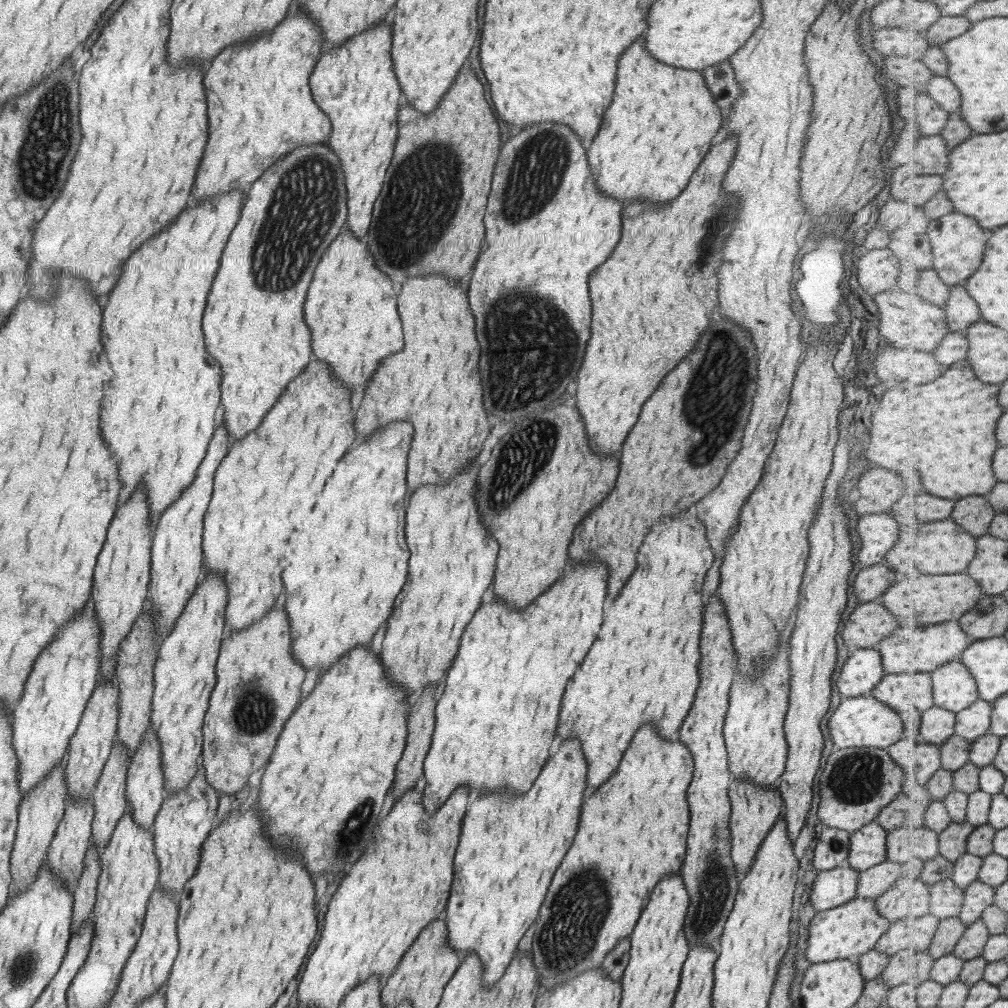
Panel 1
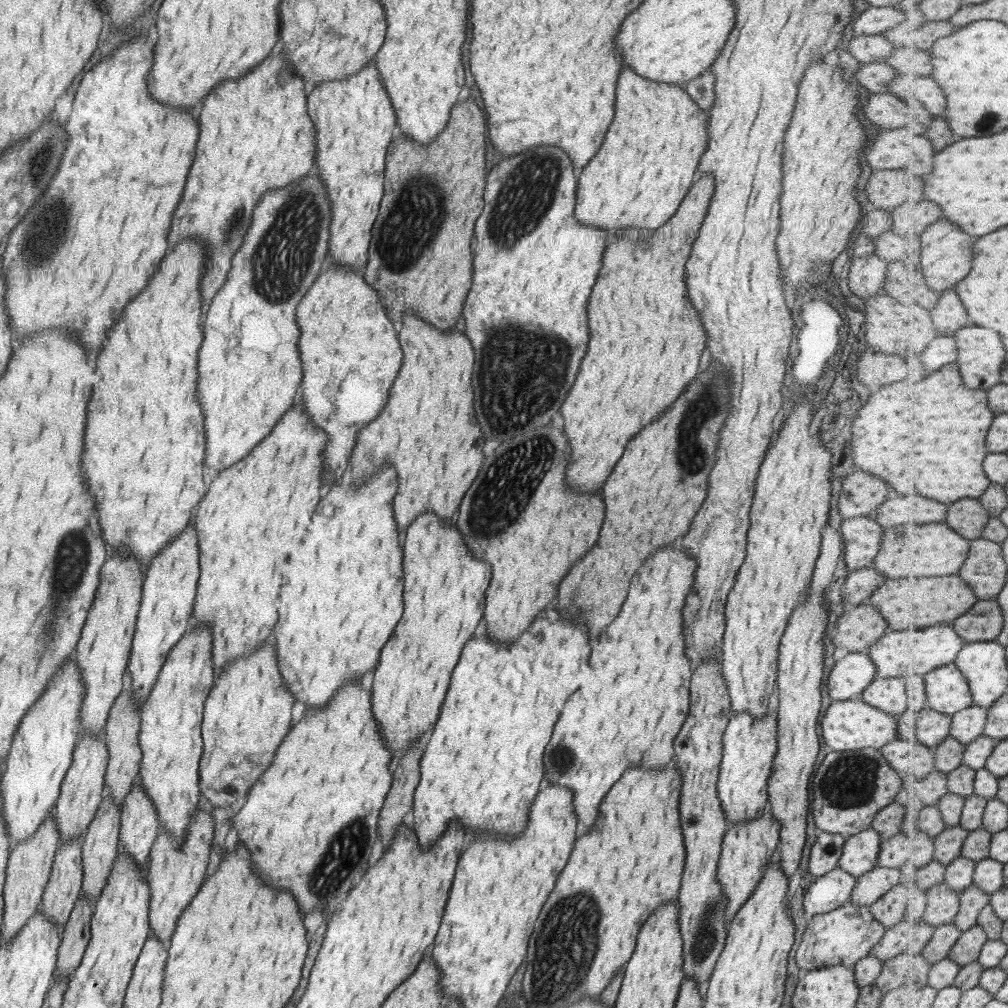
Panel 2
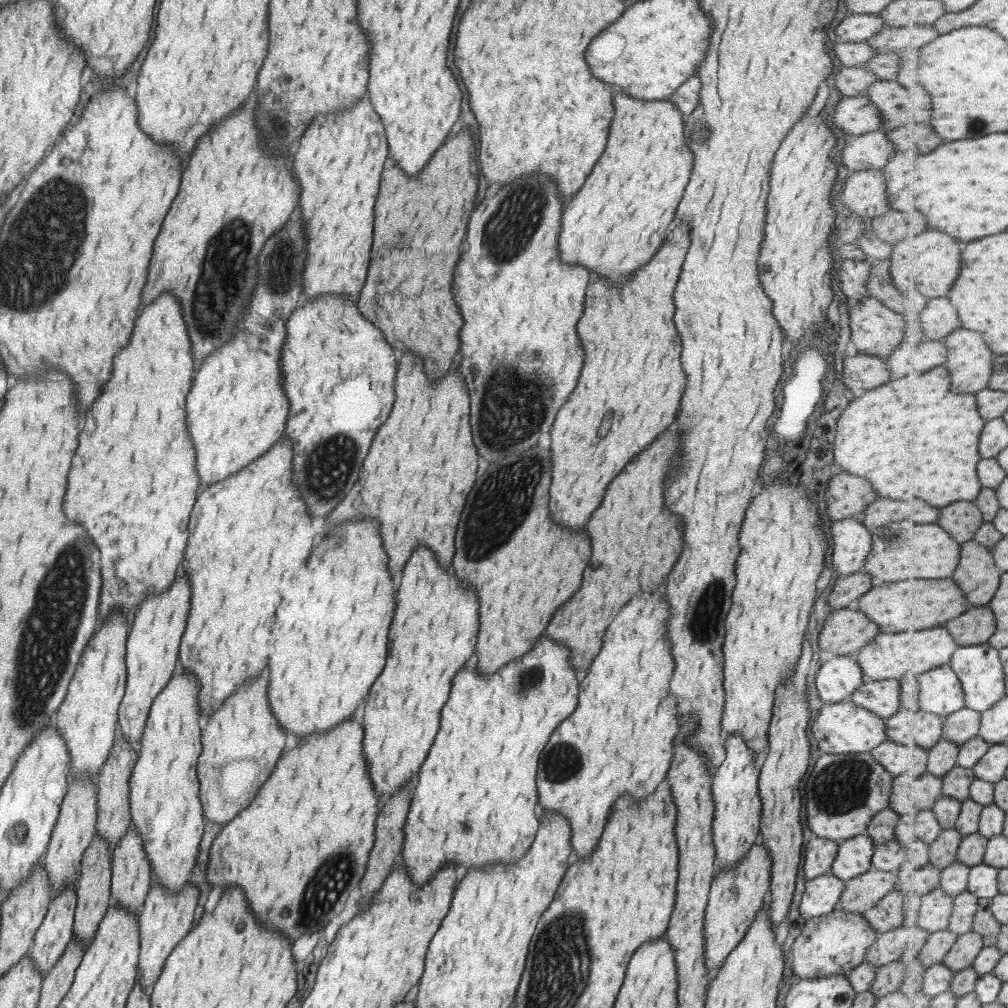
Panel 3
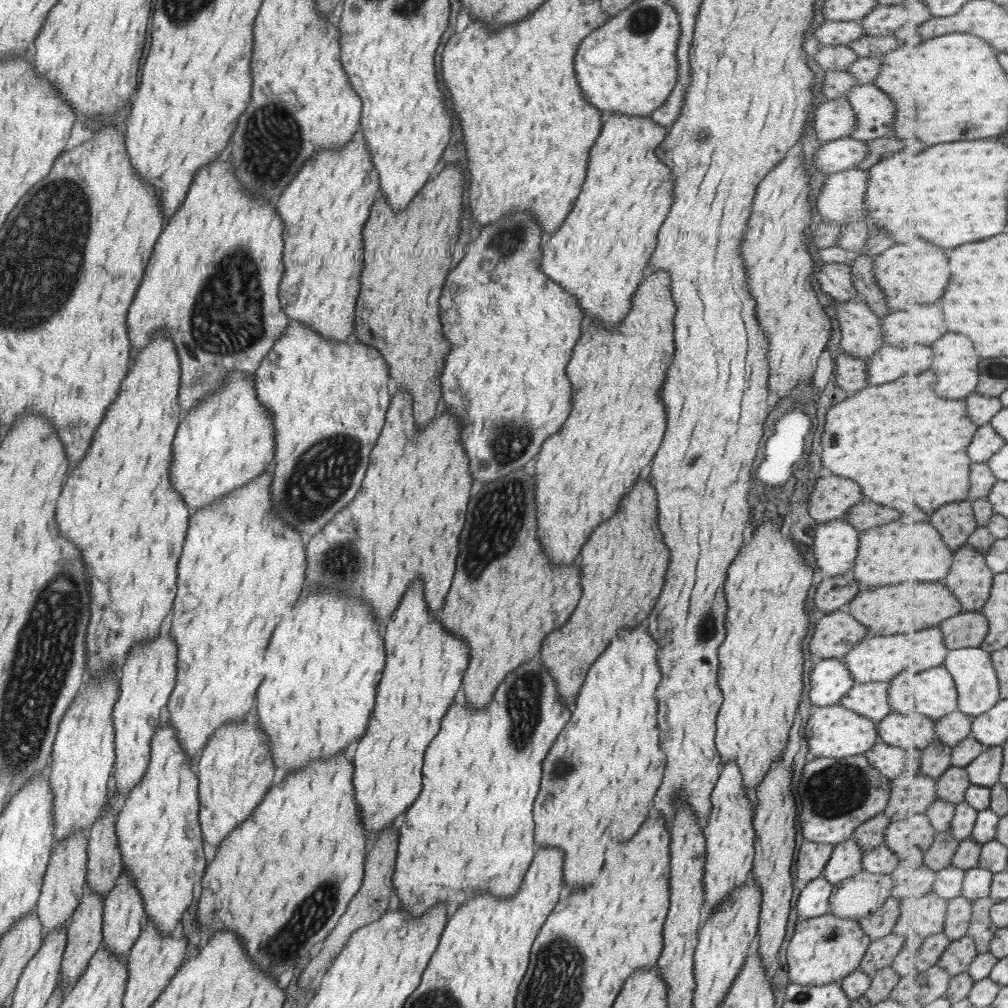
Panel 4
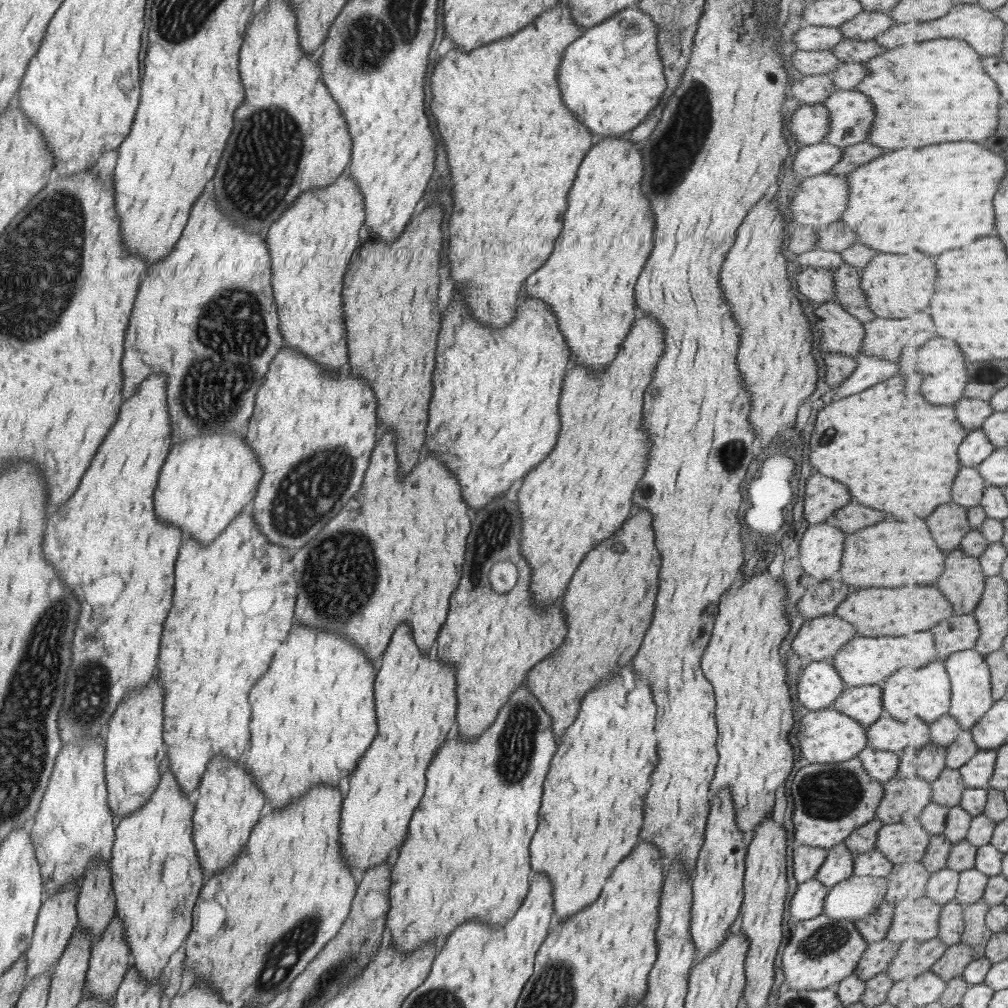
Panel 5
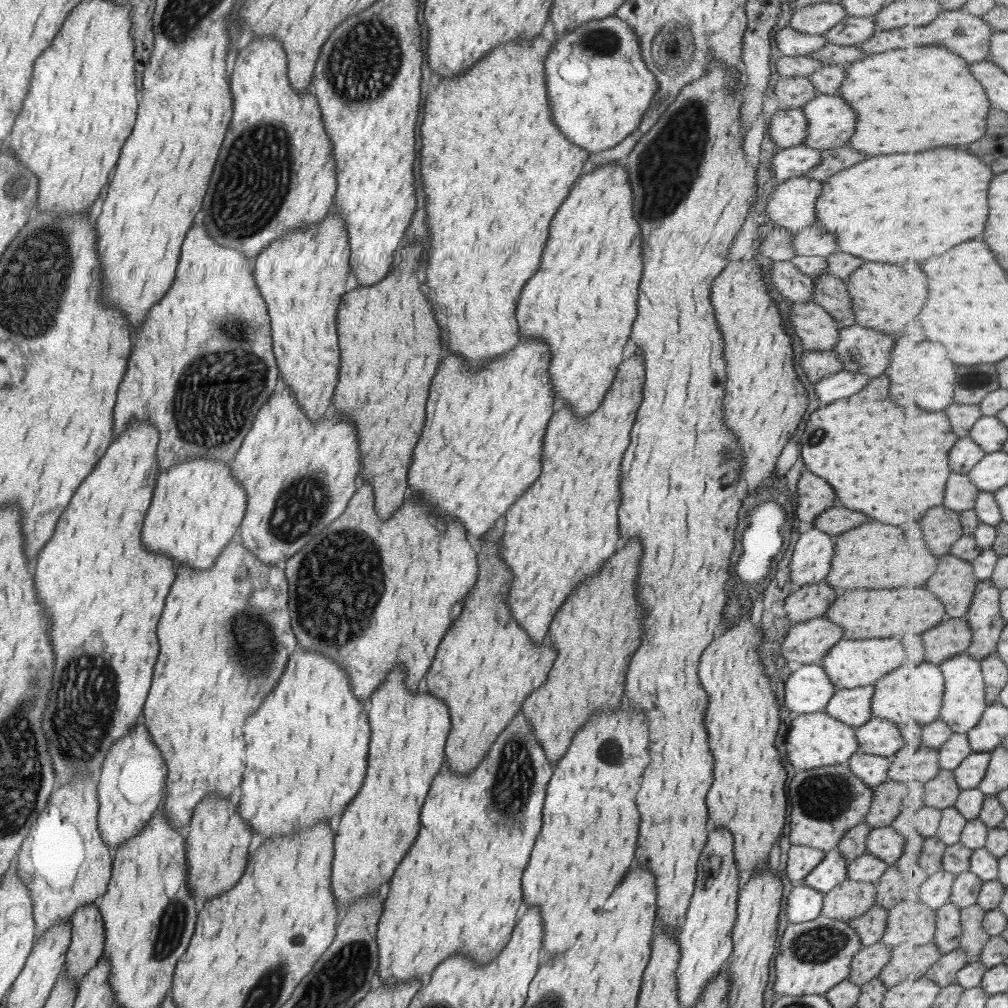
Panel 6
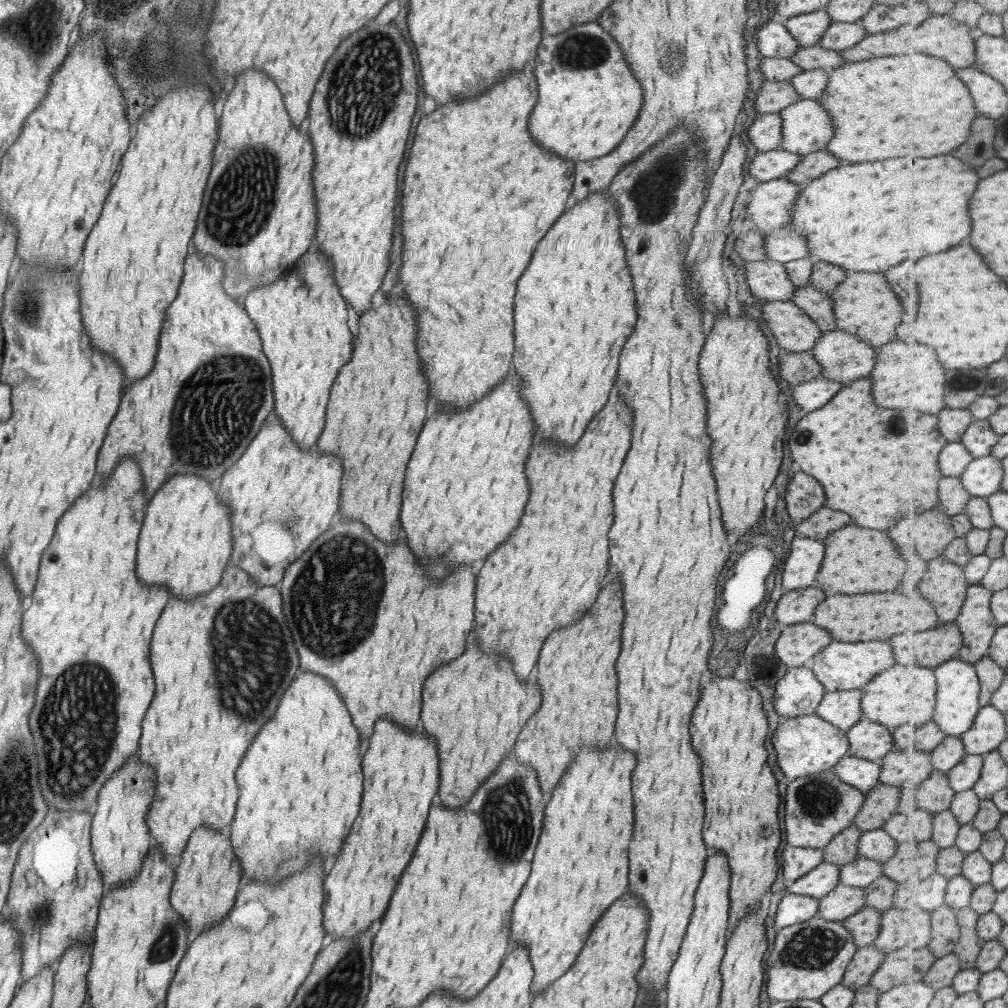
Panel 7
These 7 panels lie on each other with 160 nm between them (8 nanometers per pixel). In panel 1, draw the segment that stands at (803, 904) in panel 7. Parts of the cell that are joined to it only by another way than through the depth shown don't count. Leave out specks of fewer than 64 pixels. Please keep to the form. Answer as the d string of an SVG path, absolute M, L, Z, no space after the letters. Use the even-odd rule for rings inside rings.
M846 863L819 871L811 886L810 904L816 911L835 908L856 896L858 871Z

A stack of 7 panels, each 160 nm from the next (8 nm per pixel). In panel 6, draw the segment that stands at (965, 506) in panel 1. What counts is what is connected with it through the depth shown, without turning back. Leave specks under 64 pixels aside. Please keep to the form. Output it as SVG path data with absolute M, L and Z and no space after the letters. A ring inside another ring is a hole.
M944 504L927 512L923 518L923 534L933 554L949 554L952 546L966 534L961 512Z

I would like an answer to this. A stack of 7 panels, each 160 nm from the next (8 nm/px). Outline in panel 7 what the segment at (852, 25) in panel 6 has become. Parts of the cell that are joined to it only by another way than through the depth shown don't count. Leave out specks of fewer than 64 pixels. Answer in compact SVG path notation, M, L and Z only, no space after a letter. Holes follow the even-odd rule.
M832 22L827 25L817 43L821 48L840 51L853 46L865 35L859 22Z

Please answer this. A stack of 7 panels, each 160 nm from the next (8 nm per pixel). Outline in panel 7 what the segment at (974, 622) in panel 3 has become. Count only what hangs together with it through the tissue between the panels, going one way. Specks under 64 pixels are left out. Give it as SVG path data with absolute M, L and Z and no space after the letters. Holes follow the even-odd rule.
M944 622L940 627L921 634L895 635L887 642L893 649L895 662L919 664L934 669L958 658L965 638L959 624ZM915 658L919 658L919 662L915 662Z

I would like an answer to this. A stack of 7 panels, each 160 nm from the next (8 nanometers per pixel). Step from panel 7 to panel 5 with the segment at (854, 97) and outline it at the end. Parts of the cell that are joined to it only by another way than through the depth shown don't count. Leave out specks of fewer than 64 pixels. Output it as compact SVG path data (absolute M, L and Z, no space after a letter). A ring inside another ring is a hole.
M937 38L934 41L885 48L883 52L864 62L867 76L853 89L867 96L875 108L869 142L885 150L897 150L923 148L929 144L953 140L981 142L991 138L999 131L999 113L1006 101L999 90L998 82L991 78L986 66L983 66L983 57L970 42L960 38Z

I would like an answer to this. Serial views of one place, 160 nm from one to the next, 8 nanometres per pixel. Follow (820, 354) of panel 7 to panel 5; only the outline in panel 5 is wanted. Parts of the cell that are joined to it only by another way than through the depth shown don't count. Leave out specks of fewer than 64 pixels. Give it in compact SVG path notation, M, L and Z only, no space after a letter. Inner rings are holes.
M931 314L907 316L907 322L893 318L875 318L862 323L863 342L859 352L865 356L898 361L901 346L925 346L931 338L939 338L935 318Z

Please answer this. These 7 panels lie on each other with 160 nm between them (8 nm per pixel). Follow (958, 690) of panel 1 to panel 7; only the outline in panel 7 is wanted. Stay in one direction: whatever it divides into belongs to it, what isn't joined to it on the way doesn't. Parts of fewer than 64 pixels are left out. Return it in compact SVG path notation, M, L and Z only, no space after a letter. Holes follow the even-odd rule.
M895 664L875 674L861 689L860 709L863 718L890 730L898 726L925 725L933 720L938 699L938 678L933 668L919 664Z

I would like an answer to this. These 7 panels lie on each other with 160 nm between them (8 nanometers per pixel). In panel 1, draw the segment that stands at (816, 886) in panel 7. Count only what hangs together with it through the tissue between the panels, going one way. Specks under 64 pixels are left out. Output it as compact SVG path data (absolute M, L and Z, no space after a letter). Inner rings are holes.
M871 822L849 835L849 852L845 863L862 871L886 860L885 830Z

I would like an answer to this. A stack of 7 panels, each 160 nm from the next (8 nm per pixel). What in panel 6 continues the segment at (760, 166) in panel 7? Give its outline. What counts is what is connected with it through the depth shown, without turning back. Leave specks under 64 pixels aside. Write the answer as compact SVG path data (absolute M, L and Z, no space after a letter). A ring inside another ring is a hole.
M803 144L778 149L769 160L772 181L781 182L801 176L819 162L820 152Z

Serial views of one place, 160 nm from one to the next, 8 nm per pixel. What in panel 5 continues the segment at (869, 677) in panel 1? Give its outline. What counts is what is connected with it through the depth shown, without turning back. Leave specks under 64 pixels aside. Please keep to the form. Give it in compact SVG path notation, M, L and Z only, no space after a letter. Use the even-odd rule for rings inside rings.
M830 660L811 661L804 664L803 670L797 677L795 687L796 701L809 711L821 710L831 706L832 702L844 688L846 686L833 668Z

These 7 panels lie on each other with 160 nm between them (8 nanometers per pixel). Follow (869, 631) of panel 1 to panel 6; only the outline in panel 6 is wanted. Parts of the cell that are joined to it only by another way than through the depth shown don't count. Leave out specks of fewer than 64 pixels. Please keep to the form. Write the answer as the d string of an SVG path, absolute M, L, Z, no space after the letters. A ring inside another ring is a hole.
M816 617L795 624L781 641L780 653L787 661L801 664L819 663L822 656L839 639L843 638L843 629L829 619Z

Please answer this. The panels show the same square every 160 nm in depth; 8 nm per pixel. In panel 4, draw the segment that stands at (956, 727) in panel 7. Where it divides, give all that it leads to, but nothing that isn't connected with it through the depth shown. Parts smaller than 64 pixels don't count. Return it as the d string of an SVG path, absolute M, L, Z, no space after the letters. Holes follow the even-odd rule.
M982 646L950 649L944 665L954 674L959 691L959 710L965 714L978 717L989 712L1003 699L1001 682L992 661L992 653L987 652Z

